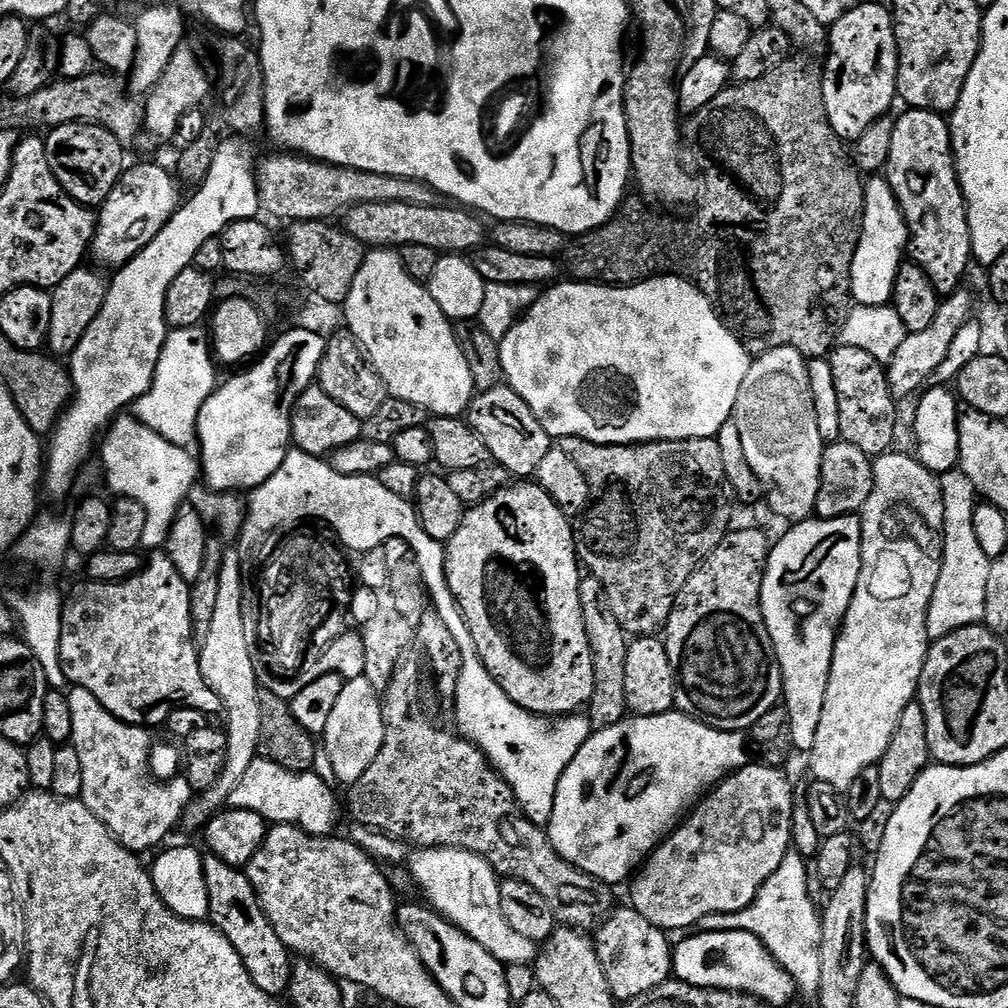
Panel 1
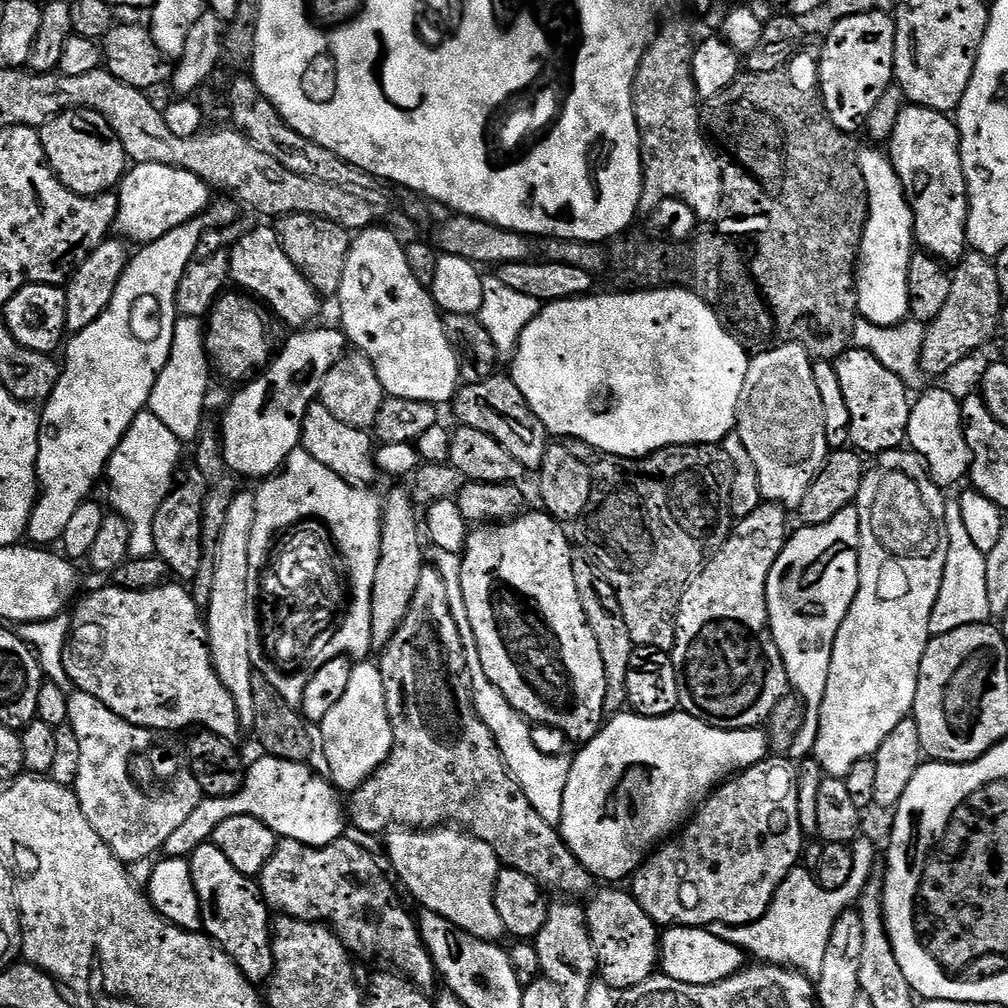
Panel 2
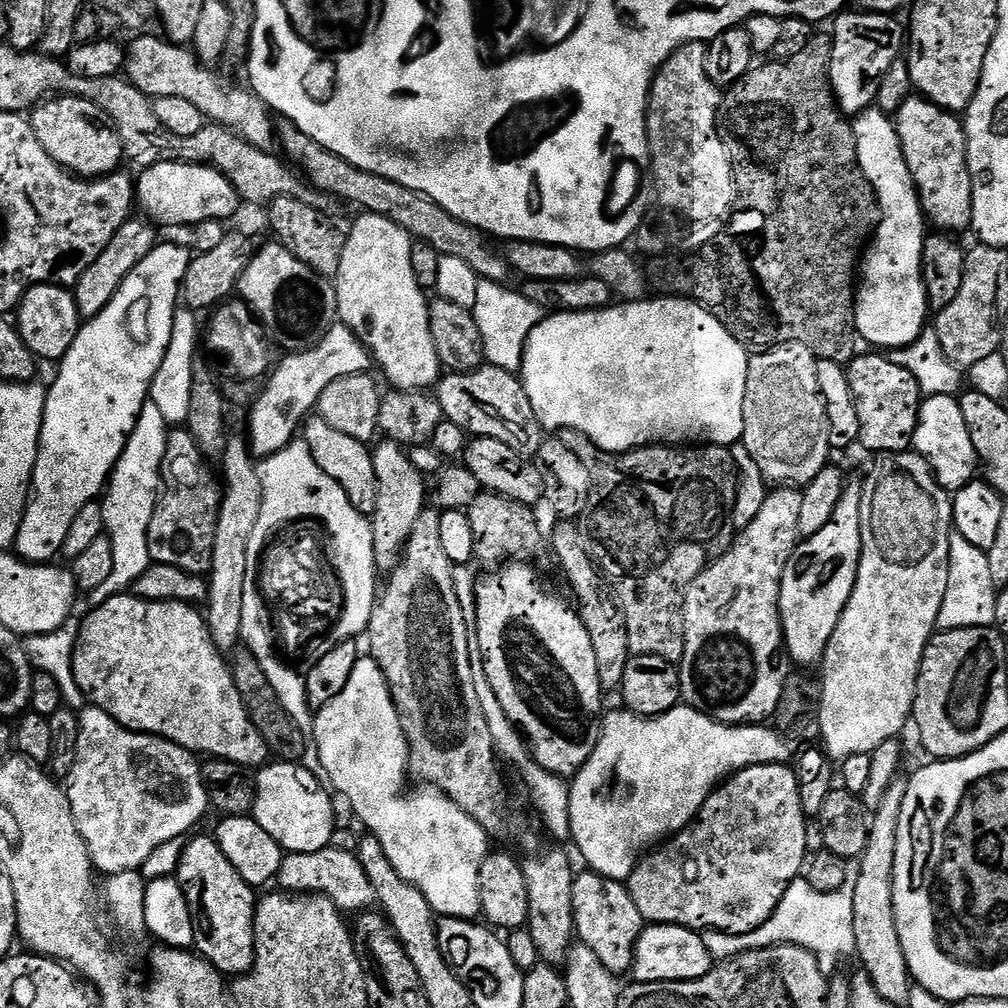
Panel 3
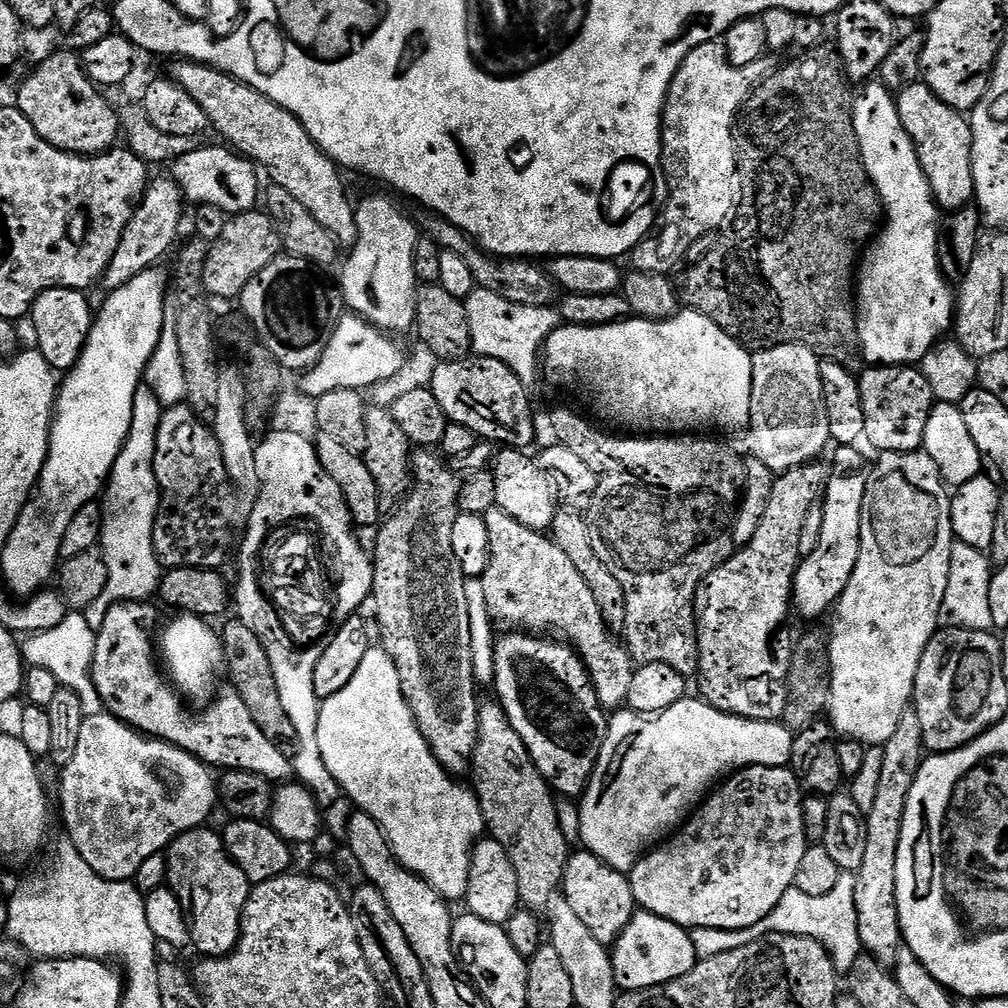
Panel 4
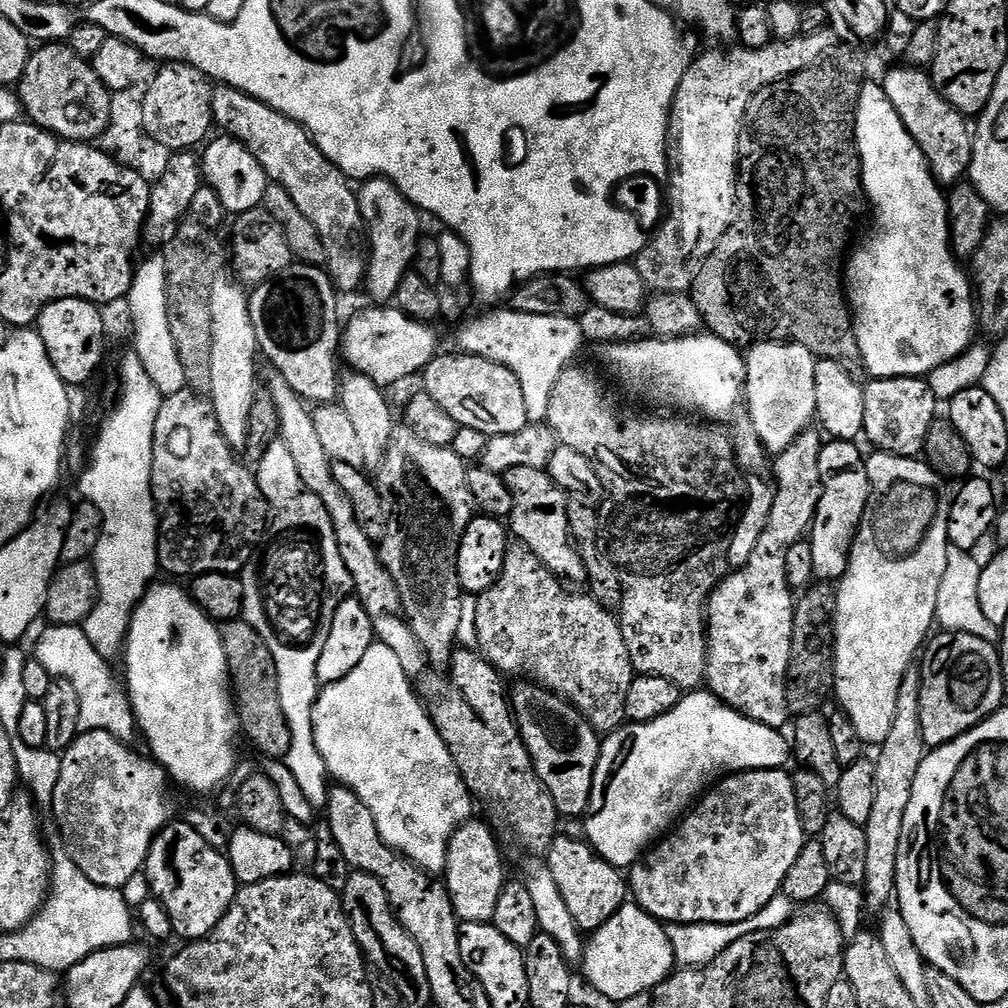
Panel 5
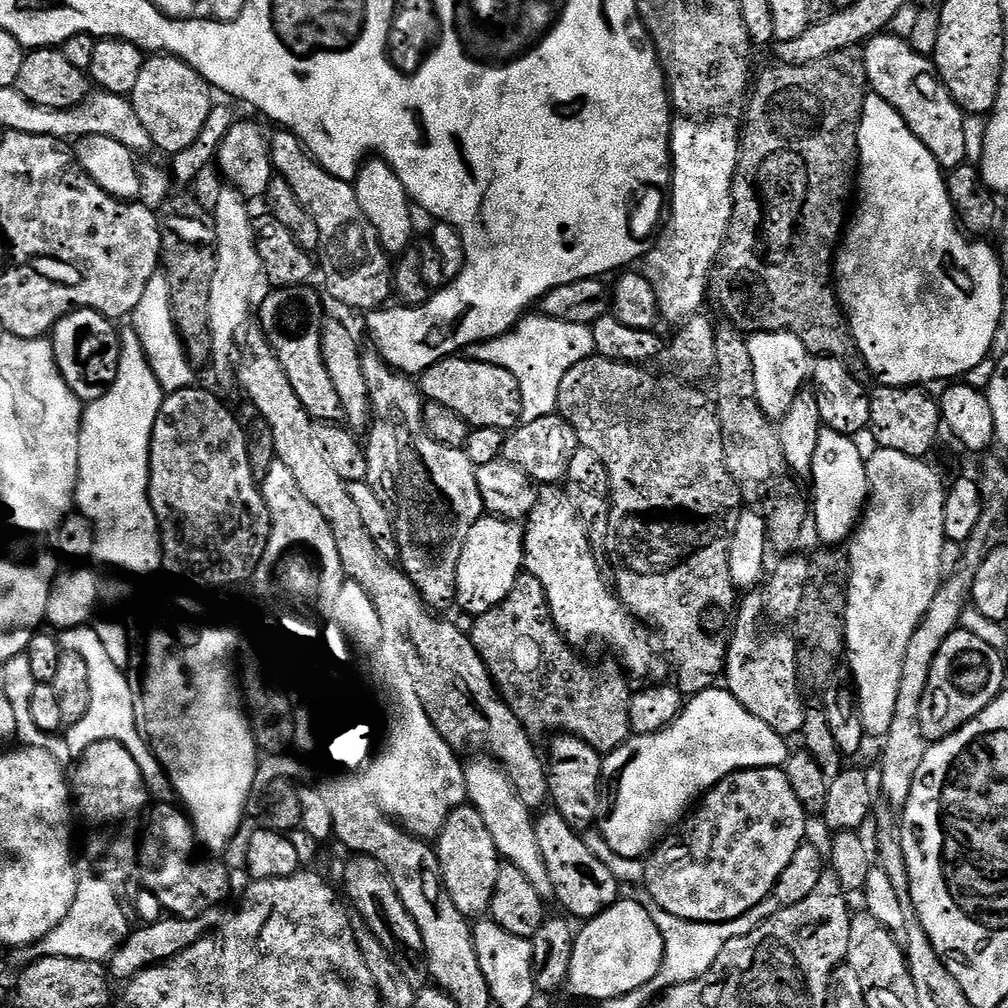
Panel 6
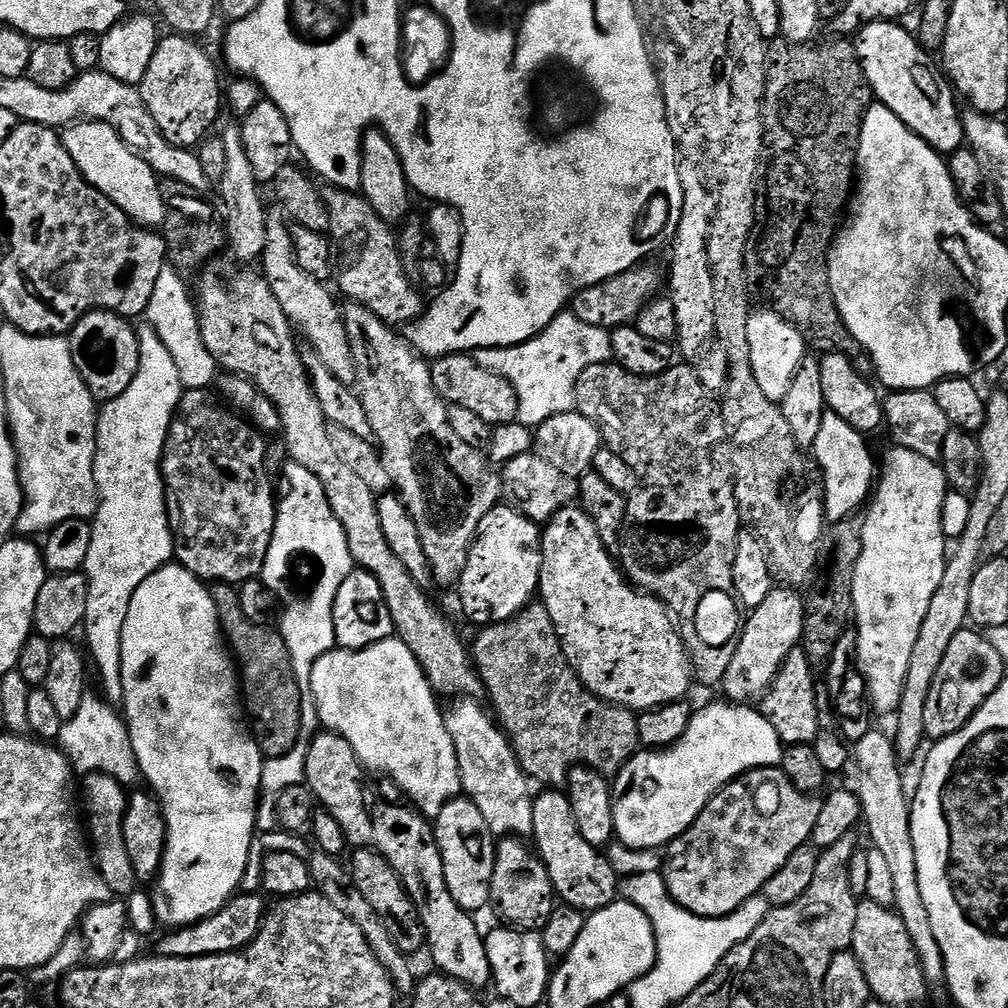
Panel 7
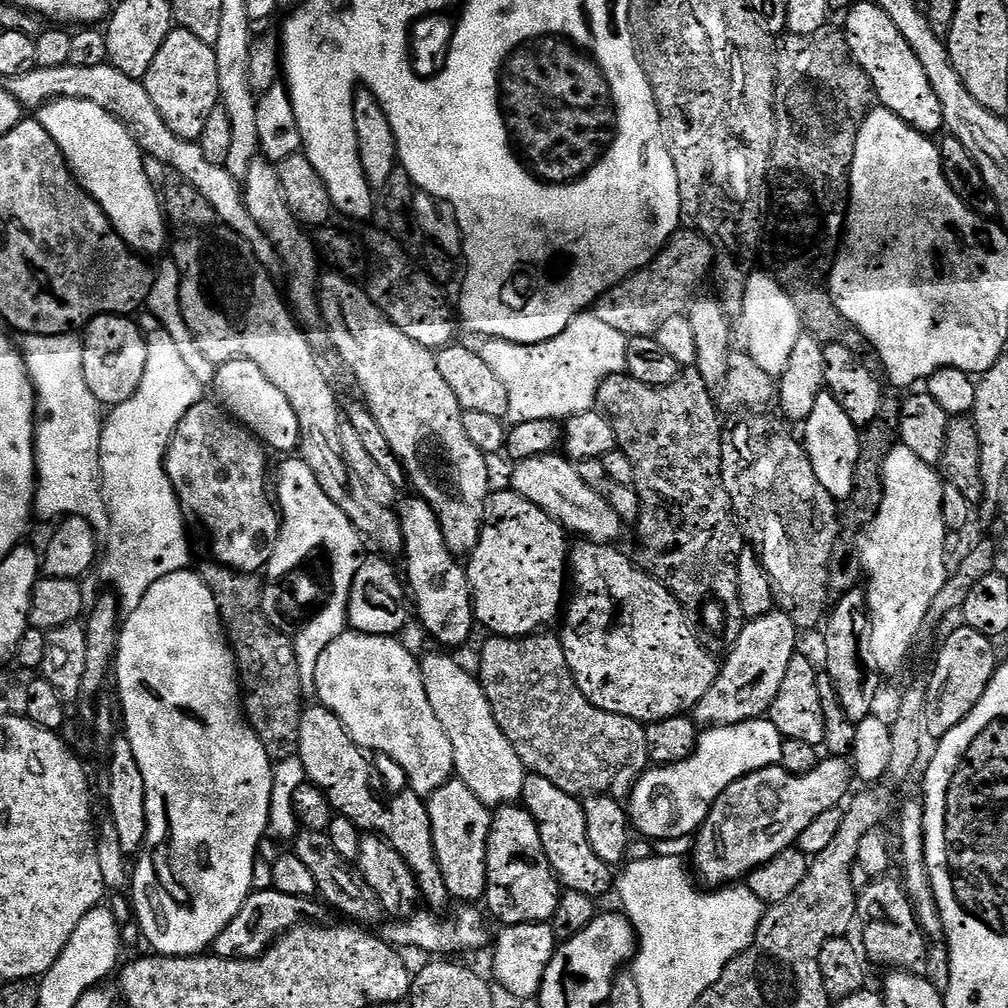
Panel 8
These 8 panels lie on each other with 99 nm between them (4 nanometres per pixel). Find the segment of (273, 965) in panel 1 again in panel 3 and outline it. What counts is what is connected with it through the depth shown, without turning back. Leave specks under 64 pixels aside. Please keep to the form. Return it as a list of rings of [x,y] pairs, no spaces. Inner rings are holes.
[[[211,835],[195,836],[185,843],[175,875],[182,890],[188,894],[188,905],[196,931],[195,951],[210,961],[225,977],[246,976],[256,961],[254,922],[257,893],[251,884],[244,881],[242,874],[230,866],[230,858],[222,854]]]

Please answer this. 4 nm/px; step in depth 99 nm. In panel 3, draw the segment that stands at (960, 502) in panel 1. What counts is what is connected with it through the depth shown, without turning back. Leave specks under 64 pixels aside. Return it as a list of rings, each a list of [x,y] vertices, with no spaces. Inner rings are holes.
[[[955,530],[950,534],[948,555],[948,585],[946,598],[942,598],[942,610],[938,610],[936,626],[939,631],[949,632],[959,628],[990,628],[995,625],[994,606],[998,585],[990,575],[990,562],[985,549],[970,546],[962,534]]]

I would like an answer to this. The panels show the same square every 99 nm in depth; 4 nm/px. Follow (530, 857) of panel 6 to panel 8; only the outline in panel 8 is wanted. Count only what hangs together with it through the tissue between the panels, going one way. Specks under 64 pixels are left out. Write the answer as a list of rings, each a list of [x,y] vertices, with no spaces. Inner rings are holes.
[[[448,656],[423,657],[420,660],[420,677],[424,680],[430,706],[434,706],[434,714],[438,714],[438,722],[442,722],[446,738],[450,738],[450,746],[454,750],[454,772],[458,779],[470,786],[470,790],[474,790],[489,809],[516,804],[524,795],[526,769],[493,718],[492,707],[479,679]]]

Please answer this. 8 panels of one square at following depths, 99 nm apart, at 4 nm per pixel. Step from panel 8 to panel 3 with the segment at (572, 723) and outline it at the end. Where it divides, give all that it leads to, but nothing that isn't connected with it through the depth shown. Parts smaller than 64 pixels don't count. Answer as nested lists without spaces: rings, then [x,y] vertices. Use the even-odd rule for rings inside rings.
[[[481,491],[466,509],[470,530],[474,530],[475,559],[488,566],[500,566],[517,558],[528,558],[531,552],[540,548],[540,528],[536,525],[536,516],[531,507],[509,496],[500,496],[496,492]]]

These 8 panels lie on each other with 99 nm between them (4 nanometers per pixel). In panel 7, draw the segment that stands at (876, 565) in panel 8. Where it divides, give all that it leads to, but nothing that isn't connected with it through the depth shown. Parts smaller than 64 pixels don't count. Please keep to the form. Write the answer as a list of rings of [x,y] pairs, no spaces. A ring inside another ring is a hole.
[[[895,446],[889,447],[889,452],[884,456],[884,473],[879,473],[878,483],[870,496],[867,505],[868,512],[864,516],[864,529],[862,530],[862,554],[858,558],[858,566],[854,570],[854,590],[852,591],[852,610],[854,613],[854,635],[856,637],[856,662],[860,673],[868,687],[868,703],[871,711],[895,713],[896,707],[902,702],[902,686],[906,686],[906,670],[910,670],[910,653],[914,651],[914,641],[918,639],[918,630],[922,630],[922,622],[926,618],[926,610],[930,610],[930,601],[942,583],[942,574],[946,563],[946,537],[942,530],[942,502],[944,495],[950,491],[948,479],[944,476],[944,469],[939,463],[930,458],[922,458],[922,454],[914,454],[914,450],[906,450]]]

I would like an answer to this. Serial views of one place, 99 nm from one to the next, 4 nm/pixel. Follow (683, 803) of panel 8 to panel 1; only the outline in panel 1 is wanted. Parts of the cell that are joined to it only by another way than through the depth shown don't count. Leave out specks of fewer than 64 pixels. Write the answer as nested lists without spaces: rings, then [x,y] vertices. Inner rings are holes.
[[[673,710],[661,716],[632,716],[625,718],[622,722],[610,725],[609,728],[593,731],[592,737],[584,743],[582,750],[578,750],[578,754],[570,762],[570,766],[566,766],[566,770],[560,776],[558,790],[554,794],[552,803],[552,817],[546,825],[548,840],[554,846],[554,850],[558,850],[560,857],[566,862],[570,862],[579,872],[585,872],[587,876],[593,876],[595,880],[601,880],[606,885],[617,886],[616,884],[622,883],[624,879],[627,881],[633,875],[634,870],[639,869],[644,861],[651,857],[652,853],[660,847],[666,833],[675,829],[721,780],[731,776],[739,768],[747,766],[750,762],[747,748],[750,748],[750,744],[745,733],[723,732],[717,728],[711,728],[692,716],[684,715],[679,710]]]

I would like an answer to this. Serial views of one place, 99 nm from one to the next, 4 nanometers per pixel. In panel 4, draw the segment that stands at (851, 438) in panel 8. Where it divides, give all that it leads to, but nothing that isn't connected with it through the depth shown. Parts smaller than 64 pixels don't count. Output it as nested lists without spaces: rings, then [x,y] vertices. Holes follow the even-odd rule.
[[[840,446],[835,450],[836,453],[832,456],[832,468],[830,464],[830,471],[826,476],[826,487],[822,493],[822,507],[824,509],[824,517],[822,518],[822,534],[818,538],[818,546],[808,556],[803,557],[800,562],[799,568],[796,570],[796,580],[792,583],[792,599],[794,601],[794,608],[801,612],[808,620],[816,620],[824,611],[831,609],[833,605],[839,601],[840,596],[846,590],[846,586],[850,582],[850,574],[854,574],[854,566],[858,562],[858,550],[860,549],[860,523],[862,522],[862,498],[866,498],[866,486],[868,485],[869,469],[864,468],[864,456],[859,452],[859,447],[856,446]]]

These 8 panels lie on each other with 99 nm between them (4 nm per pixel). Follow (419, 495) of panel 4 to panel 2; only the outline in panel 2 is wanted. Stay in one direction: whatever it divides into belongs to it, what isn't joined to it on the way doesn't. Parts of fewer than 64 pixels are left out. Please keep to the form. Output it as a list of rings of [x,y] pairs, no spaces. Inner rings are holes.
[[[426,566],[422,570],[410,610],[392,639],[383,645],[382,652],[384,657],[378,660],[378,667],[392,727],[392,753],[361,788],[351,793],[349,800],[352,801],[346,804],[346,816],[351,827],[353,824],[360,832],[383,833],[392,825],[403,826],[408,830],[431,830],[444,825],[456,825],[486,842],[503,867],[533,876],[537,884],[545,889],[557,888],[560,892],[569,892],[572,898],[580,898],[576,896],[583,892],[591,893],[594,885],[592,873],[587,872],[568,849],[568,843],[560,835],[557,825],[546,822],[546,818],[542,818],[542,814],[530,806],[530,798],[526,798],[522,786],[509,772],[494,734],[478,714],[472,697],[472,680],[468,677],[462,638],[458,638],[458,626],[450,614],[446,598],[446,582],[435,567]]]

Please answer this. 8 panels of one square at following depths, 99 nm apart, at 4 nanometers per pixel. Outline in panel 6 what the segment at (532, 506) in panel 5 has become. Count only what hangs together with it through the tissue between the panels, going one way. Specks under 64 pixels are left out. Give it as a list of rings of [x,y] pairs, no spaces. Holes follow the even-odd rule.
[[[560,486],[545,487],[526,519],[524,562],[527,571],[542,582],[552,620],[573,648],[583,650],[591,640],[596,644],[605,644],[620,655],[619,663],[629,673],[632,671],[636,676],[644,676],[652,668],[653,633],[624,607],[609,581],[608,584],[604,581],[600,564],[596,561],[597,553],[588,540],[584,523],[576,515],[570,496],[562,489]]]

